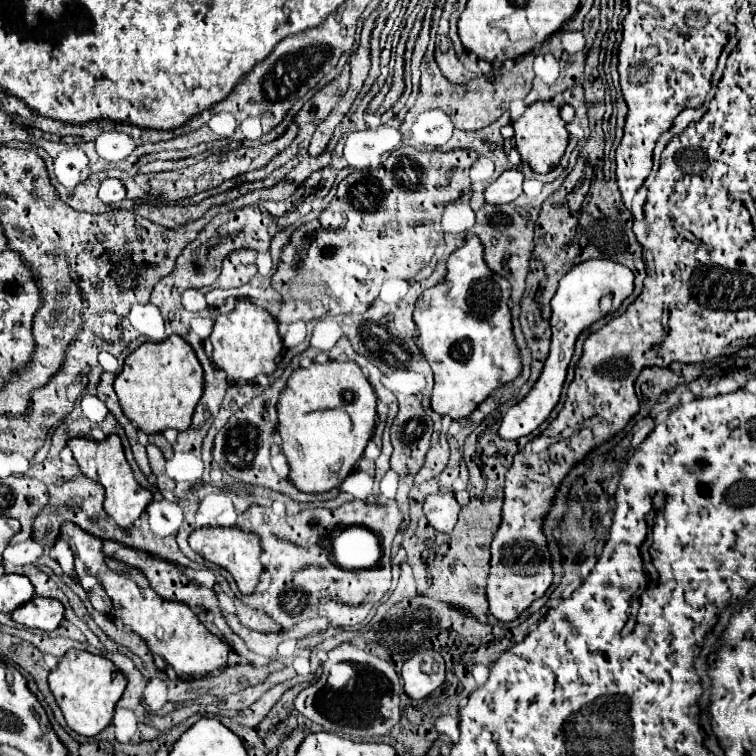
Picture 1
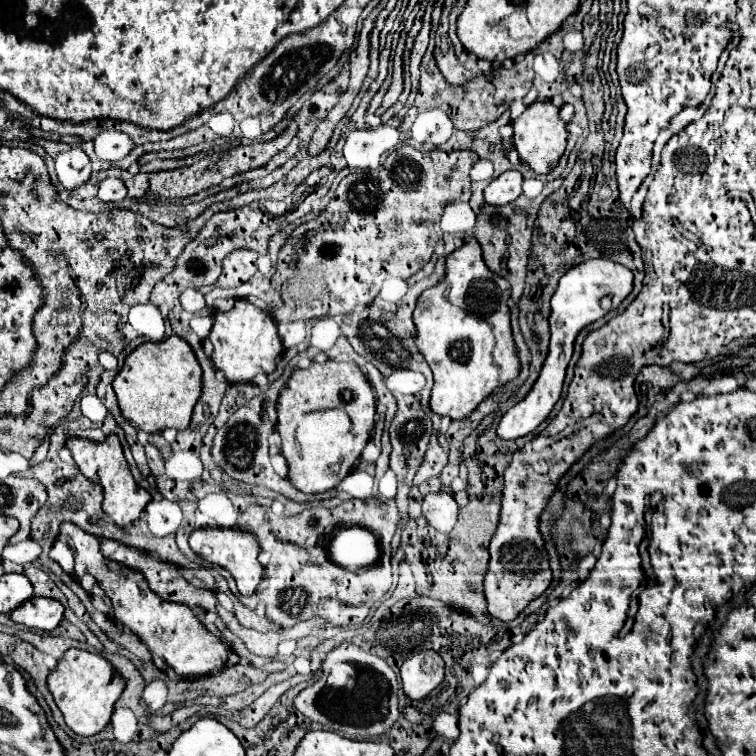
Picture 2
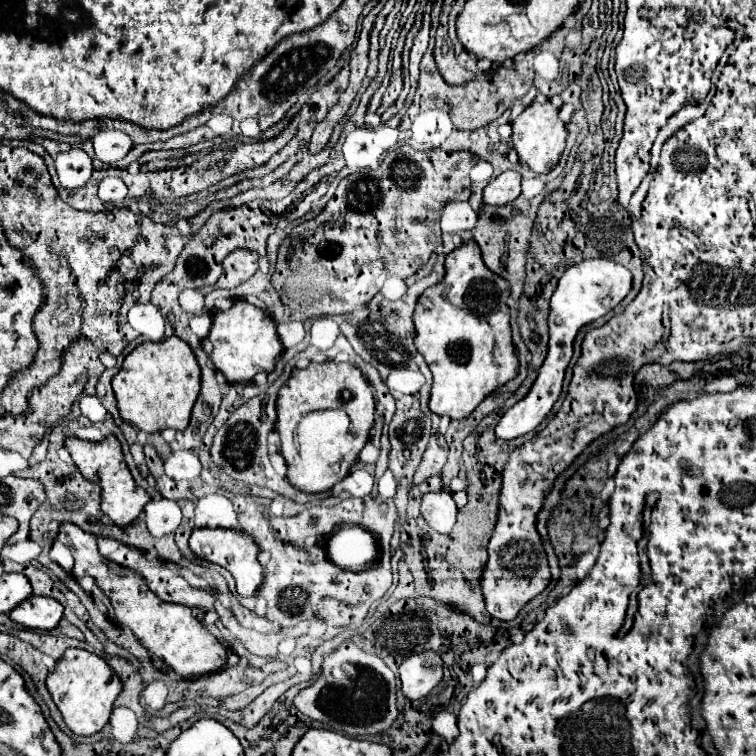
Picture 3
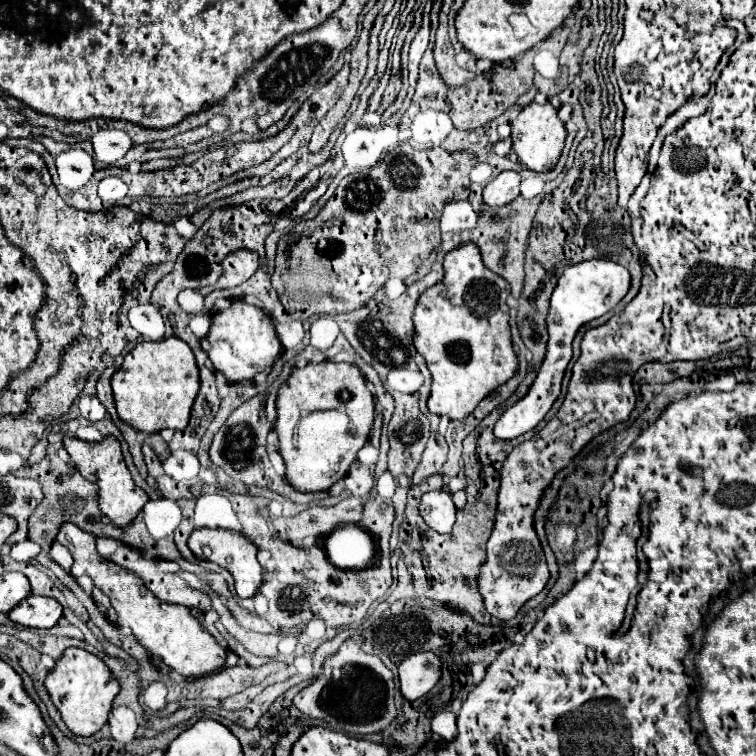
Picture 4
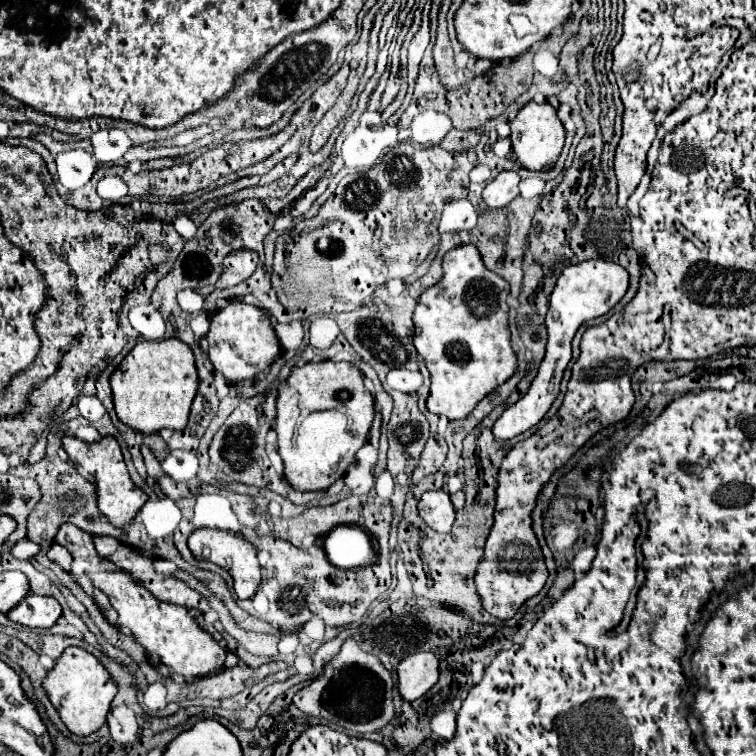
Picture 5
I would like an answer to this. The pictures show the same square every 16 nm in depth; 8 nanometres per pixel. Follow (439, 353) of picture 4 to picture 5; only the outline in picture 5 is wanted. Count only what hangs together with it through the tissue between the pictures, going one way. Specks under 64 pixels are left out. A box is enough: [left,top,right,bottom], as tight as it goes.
[414,244,516,420]

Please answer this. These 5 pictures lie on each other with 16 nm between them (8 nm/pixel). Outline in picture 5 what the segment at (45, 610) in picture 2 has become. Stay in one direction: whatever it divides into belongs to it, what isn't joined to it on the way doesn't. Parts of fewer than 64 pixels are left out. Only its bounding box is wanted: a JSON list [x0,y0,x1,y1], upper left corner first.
[6,594,62,628]

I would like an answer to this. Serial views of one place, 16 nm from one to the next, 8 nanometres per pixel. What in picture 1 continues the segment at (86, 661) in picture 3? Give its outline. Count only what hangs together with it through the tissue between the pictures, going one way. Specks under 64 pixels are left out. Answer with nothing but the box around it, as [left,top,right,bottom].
[48,648,126,736]

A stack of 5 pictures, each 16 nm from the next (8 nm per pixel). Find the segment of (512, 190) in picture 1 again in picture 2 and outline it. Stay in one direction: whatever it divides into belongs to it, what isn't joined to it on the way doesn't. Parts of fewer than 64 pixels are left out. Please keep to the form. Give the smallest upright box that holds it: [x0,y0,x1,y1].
[484,170,522,204]

